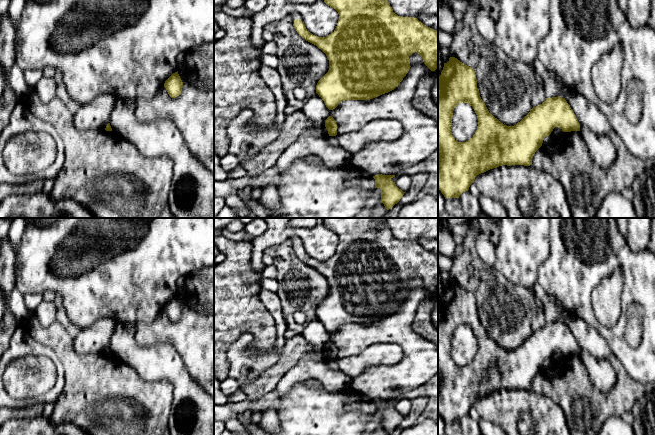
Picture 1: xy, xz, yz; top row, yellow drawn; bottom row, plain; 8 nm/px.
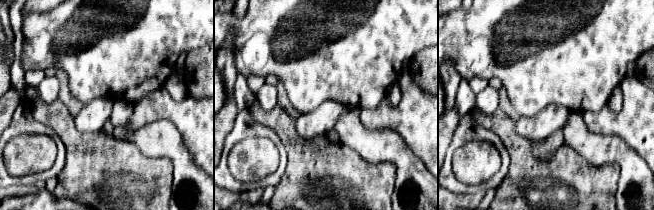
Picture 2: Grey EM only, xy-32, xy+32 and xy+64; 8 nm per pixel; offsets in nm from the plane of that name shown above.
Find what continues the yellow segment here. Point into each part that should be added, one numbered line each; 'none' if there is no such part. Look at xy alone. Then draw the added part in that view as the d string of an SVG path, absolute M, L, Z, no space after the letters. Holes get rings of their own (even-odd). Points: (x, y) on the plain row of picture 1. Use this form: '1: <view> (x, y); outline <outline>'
none

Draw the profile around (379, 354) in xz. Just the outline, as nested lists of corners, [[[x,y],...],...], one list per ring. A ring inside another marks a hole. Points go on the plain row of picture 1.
[[[375,343],[361,354],[336,359],[339,370],[352,379],[373,366],[392,366],[403,358],[402,347],[396,343]]]

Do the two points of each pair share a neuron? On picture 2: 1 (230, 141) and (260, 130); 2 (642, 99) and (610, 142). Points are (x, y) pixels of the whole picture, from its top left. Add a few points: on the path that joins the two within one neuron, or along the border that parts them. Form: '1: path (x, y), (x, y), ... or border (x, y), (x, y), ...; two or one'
1: path (237, 134), (241, 130), (253, 130); one
2: border (592, 131), (598, 134), (615, 134), (633, 150); two

